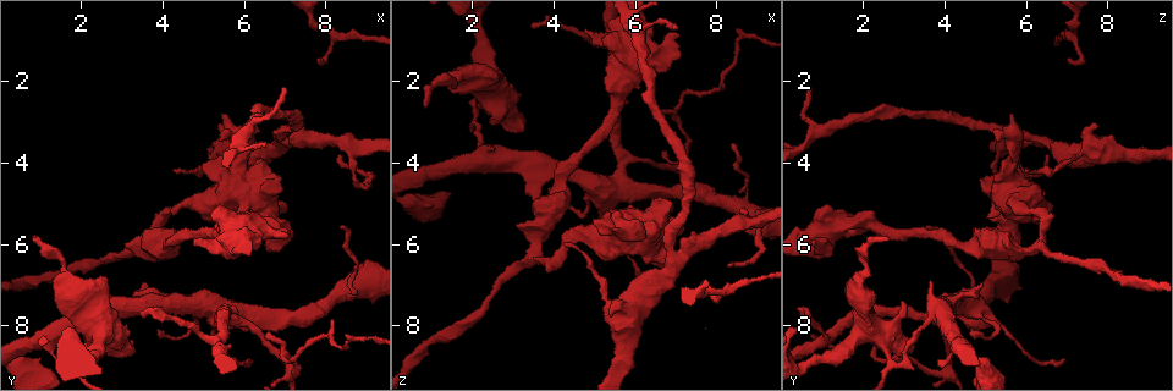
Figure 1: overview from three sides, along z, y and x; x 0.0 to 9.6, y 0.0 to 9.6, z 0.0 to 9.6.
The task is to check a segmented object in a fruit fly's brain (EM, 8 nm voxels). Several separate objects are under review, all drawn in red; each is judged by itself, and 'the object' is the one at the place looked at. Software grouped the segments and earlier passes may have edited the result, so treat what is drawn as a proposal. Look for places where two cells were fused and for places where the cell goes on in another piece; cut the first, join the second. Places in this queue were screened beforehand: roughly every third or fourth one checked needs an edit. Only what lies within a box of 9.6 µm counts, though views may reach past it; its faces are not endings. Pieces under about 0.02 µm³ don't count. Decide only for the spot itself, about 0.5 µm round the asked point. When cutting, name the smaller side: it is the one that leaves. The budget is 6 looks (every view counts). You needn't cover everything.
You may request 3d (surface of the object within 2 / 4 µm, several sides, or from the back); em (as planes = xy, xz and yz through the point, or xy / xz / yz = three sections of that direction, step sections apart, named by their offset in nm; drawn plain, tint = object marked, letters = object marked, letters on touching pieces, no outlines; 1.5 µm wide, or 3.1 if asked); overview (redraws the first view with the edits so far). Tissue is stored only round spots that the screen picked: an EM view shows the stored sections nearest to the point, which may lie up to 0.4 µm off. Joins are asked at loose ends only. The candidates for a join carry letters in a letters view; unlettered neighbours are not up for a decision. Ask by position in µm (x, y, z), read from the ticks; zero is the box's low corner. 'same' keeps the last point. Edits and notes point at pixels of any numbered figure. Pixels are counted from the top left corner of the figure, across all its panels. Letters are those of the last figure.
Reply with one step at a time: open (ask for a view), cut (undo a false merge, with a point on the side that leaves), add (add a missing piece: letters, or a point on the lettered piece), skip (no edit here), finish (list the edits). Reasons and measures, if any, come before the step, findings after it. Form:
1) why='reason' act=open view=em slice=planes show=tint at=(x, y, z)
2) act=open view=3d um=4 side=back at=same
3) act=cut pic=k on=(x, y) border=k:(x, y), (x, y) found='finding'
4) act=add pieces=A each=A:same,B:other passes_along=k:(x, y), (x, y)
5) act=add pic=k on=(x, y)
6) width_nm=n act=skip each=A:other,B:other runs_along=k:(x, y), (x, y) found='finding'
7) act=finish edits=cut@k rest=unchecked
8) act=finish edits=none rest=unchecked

why='an open end' act=open view=3d um=4 at=(5.50, 2.85, 5.65)

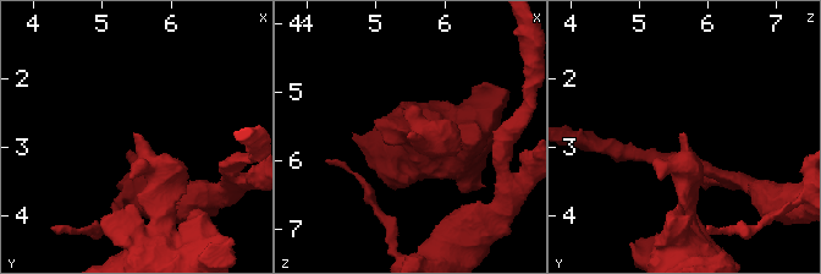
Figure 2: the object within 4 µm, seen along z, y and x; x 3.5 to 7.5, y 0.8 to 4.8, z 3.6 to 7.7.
why='need the tissue' act=open view=em slice=xy step=4 show=tint at=(5.45, 2.90, 5.70)

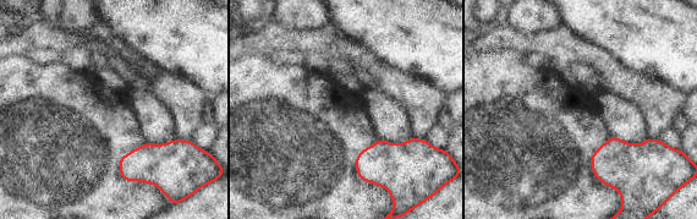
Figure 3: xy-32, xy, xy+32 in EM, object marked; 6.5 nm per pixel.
why='another direction' act=open view=em slice=planes show=letters at=same

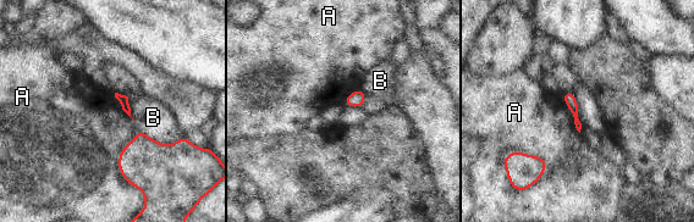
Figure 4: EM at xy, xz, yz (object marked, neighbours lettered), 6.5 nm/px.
longest_contact=A:380nm act=skip each=A:other,B:other found='none of them fits'

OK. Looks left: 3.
why='tapers out' act=open view=em slice=xz step=8 show=tint at=(8.40, 3.85, 6.55)

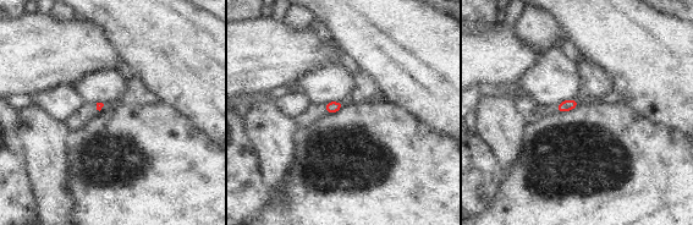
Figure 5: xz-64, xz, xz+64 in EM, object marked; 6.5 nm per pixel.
act=open view=em slice=planes show=letters at=same

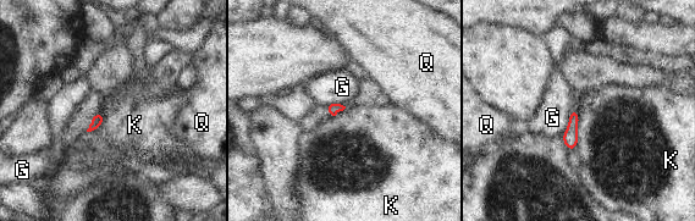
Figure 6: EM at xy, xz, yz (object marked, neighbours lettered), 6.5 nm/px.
act=skip each=G:other,K:other,Q:other border=6:(578, 110), (577, 147), (574, 149) found='none of them fits'

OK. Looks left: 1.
act=finish edits=none rest=unchecked

